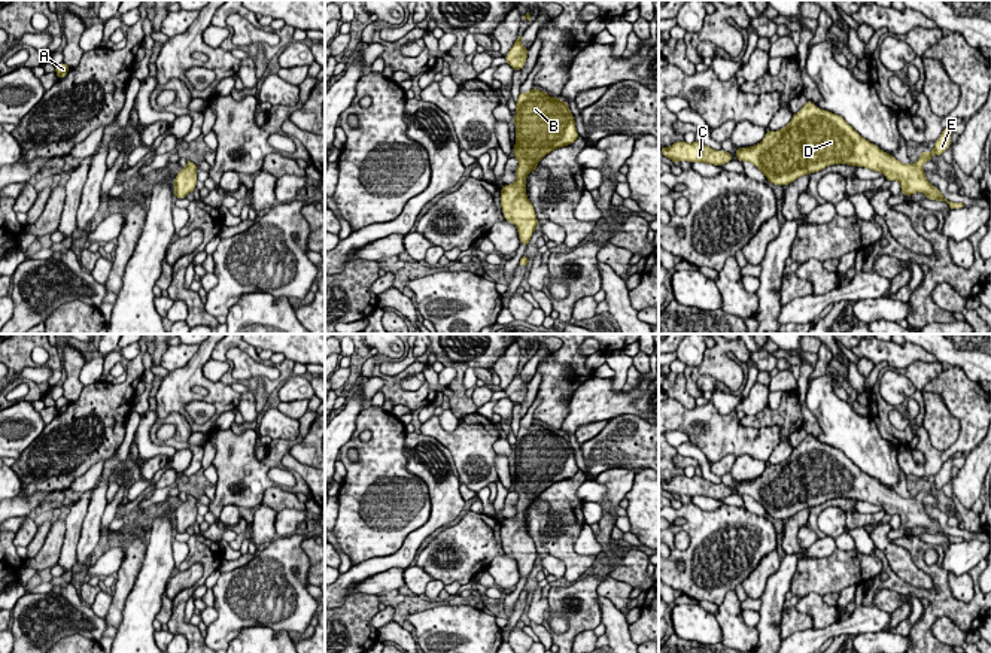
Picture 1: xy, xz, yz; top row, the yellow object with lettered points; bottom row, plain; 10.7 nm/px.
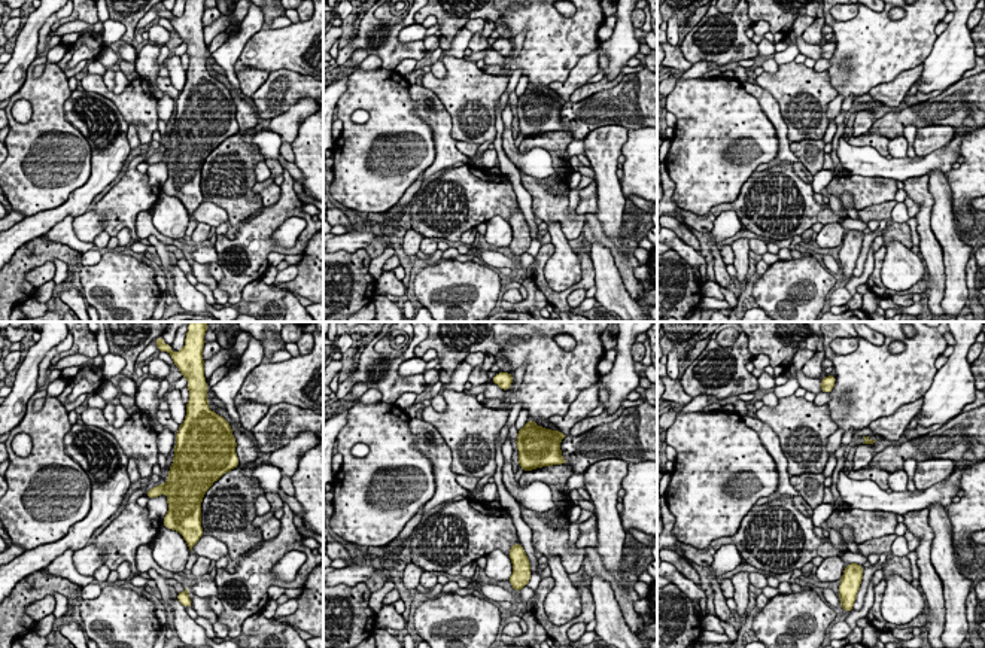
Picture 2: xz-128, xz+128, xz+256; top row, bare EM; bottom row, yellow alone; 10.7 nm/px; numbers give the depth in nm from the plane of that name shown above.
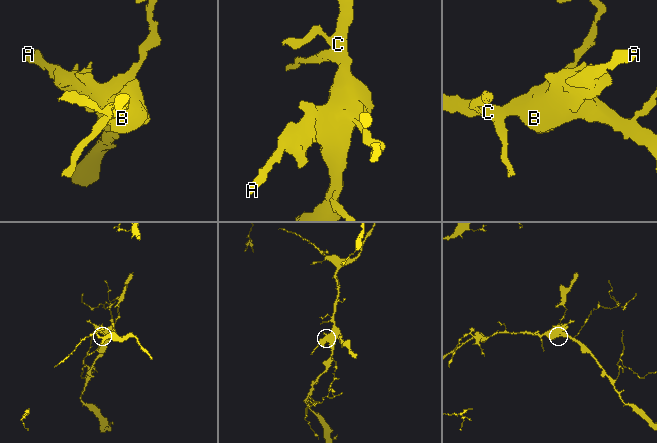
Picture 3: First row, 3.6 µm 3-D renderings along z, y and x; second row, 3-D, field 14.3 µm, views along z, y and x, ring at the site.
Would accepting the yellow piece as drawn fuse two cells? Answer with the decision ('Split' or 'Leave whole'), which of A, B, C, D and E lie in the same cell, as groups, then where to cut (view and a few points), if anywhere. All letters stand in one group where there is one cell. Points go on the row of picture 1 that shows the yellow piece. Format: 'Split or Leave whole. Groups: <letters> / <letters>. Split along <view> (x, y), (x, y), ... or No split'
Leave whole. Groups: A B C D E. No split

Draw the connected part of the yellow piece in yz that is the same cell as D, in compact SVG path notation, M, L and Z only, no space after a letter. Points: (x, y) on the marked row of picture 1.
M806 101L781 130L767 130L763 140L756 146L736 148L735 158L738 161L750 161L772 185L781 186L835 164L864 167L882 173L890 182L899 180L903 195L924 192L927 200L946 201L952 210L964 207L964 204L948 201L942 192L925 179L925 171L922 168L927 161L931 161L933 155L942 155L951 146L952 125L954 122L942 131L940 137L934 142L934 149L931 152L921 152L916 163L903 164L861 137L842 116L823 110L812 101Z

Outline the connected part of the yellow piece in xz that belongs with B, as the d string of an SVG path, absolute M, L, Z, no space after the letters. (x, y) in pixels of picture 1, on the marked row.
M535 86L529 92L520 92L514 112L513 158L519 161L517 179L501 188L499 201L504 219L517 227L520 245L528 246L538 227L535 209L526 195L528 173L534 171L547 154L572 145L580 134L566 101Z

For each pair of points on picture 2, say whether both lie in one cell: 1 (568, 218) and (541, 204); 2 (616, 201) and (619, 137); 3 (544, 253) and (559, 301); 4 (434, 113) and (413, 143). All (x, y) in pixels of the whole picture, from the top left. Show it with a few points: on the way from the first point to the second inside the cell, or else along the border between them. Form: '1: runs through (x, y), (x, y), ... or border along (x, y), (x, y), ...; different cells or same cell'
1: runs through (562, 215), (555, 207), (547, 206); same cell
2: runs through (608, 185), (608, 154); same cell
3: runs through (540, 265), (540, 280), (547, 291); same cell
4: border along (410, 91), (415, 112), (431, 128), (435, 157); different cells

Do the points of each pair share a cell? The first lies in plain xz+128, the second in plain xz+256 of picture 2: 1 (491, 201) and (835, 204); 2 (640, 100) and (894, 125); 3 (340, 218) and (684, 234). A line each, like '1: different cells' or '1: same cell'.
1: different cells
2: same cell
3: same cell

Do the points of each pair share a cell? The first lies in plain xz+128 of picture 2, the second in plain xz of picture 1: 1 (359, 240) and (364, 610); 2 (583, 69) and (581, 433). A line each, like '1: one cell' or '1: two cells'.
1: two cells
2: two cells

